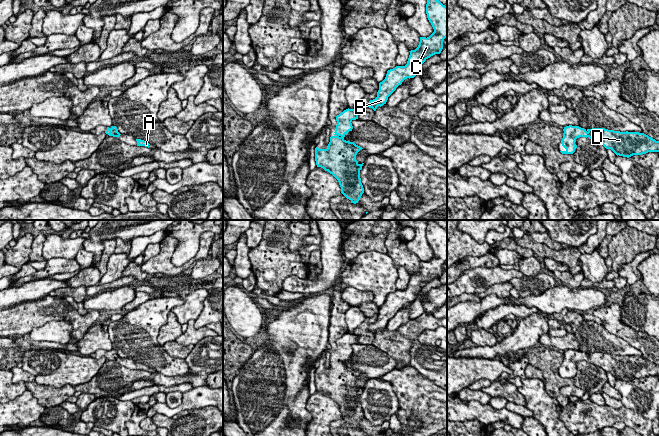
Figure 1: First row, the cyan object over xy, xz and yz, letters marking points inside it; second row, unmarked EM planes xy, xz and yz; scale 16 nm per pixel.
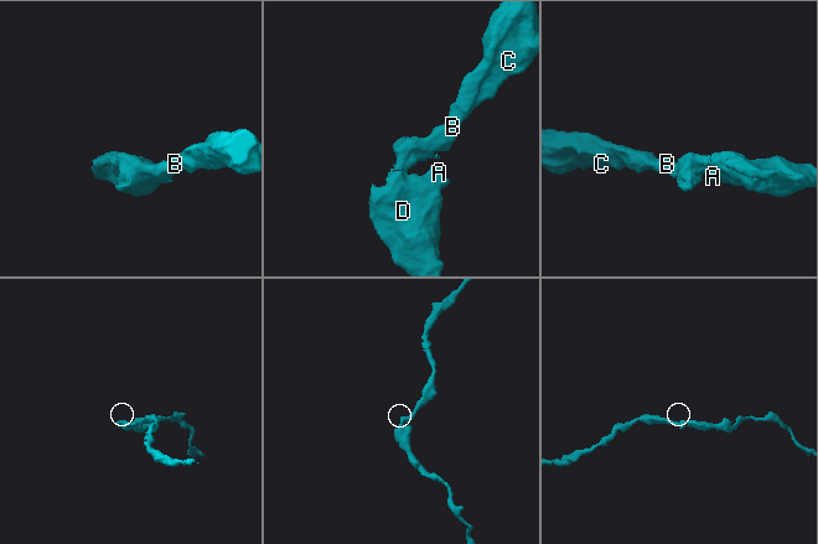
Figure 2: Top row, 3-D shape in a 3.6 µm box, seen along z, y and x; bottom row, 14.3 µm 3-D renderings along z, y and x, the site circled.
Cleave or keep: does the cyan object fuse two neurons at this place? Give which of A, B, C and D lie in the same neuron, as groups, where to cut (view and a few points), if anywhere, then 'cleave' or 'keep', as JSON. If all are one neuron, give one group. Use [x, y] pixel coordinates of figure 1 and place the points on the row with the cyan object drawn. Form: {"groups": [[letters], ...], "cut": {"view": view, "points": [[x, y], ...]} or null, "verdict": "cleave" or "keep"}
{"groups": [["A", "B", "C", "D"]], "cut": null, "verdict": "keep"}

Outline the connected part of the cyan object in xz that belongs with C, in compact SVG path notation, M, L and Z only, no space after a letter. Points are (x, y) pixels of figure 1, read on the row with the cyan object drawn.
M427 0L426 14L434 32L429 37L420 37L420 42L415 50L411 50L407 64L396 66L387 71L385 79L379 83L377 97L367 105L376 111L378 106L386 104L388 97L407 78L414 78L417 70L431 56L440 54L443 41L447 37L447 6L439 0Z

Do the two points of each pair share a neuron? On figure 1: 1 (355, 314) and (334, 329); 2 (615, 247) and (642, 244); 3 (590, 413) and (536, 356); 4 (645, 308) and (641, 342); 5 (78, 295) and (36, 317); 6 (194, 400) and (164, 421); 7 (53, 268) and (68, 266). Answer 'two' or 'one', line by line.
1: two
2: one
3: two
4: two
5: two
6: two
7: one

